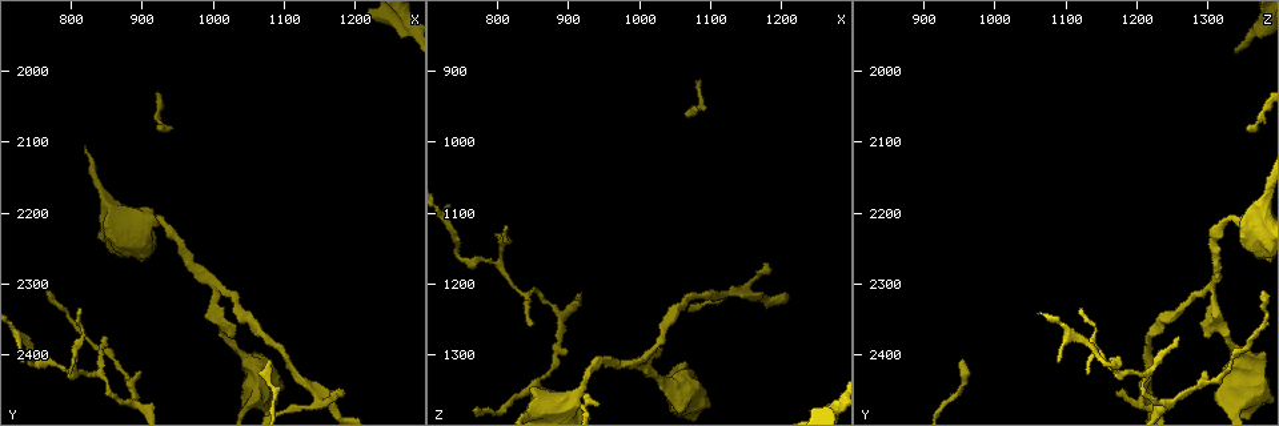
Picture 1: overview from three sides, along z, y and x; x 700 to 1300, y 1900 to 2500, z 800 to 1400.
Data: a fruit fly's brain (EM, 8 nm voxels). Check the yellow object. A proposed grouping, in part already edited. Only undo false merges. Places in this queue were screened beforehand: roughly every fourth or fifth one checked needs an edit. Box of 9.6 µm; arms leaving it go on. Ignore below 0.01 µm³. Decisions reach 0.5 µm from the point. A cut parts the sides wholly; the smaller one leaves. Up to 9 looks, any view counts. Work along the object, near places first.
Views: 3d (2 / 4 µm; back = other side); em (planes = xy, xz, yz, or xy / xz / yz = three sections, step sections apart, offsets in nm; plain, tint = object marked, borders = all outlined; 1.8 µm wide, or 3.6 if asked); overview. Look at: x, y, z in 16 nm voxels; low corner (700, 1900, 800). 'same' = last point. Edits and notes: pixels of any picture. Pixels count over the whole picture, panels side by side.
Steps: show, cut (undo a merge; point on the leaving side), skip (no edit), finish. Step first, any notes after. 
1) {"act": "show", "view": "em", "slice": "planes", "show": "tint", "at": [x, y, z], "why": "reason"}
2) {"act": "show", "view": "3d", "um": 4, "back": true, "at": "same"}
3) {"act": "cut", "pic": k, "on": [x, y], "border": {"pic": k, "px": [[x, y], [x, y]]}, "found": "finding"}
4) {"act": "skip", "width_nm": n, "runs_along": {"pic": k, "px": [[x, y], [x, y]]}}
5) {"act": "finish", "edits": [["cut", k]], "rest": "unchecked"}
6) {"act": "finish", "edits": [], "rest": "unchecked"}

{"act": "show", "view": "3d", "um": 2, "back": true, "at": [1010, 2305, 1300], "why": "three arms meet"}

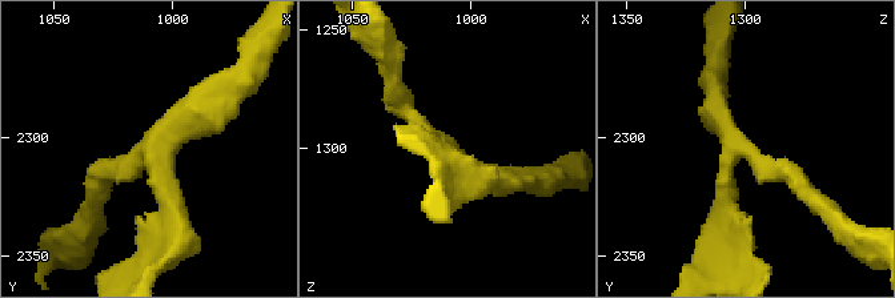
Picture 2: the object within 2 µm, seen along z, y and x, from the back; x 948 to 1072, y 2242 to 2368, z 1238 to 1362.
{"act": "show", "view": "em", "slice": "planes", "show": "tint", "at": [1008, 2305, 1303], "arms": 3, "arm_widths_nm": [170, 190, 190]}

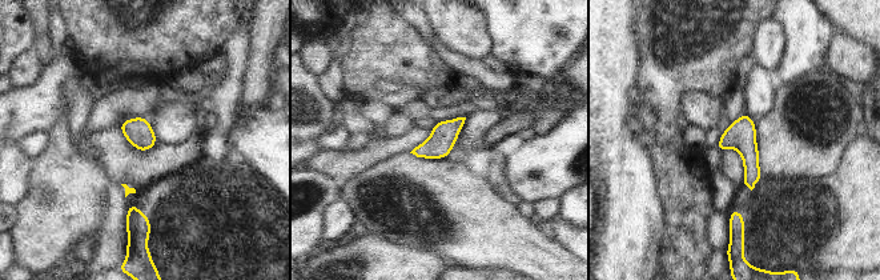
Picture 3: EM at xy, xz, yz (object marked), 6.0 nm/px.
{"act": "skip", "width_nm": 160, "found": "all the same cell"}

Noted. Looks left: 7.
{"act": "show", "view": "3d", "um": 2, "at": [1140, 2455, 1210], "why": "two arms in line, one across"}

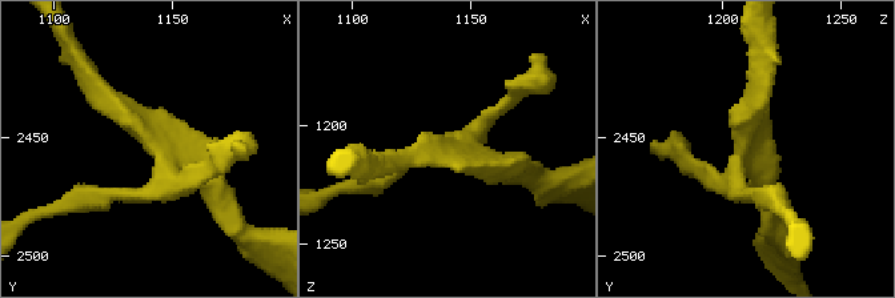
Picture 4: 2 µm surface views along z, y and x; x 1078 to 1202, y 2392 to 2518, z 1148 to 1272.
{"act": "show", "view": "em", "slice": "planes", "show": "borders", "at": [1140, 2451, 1209]}

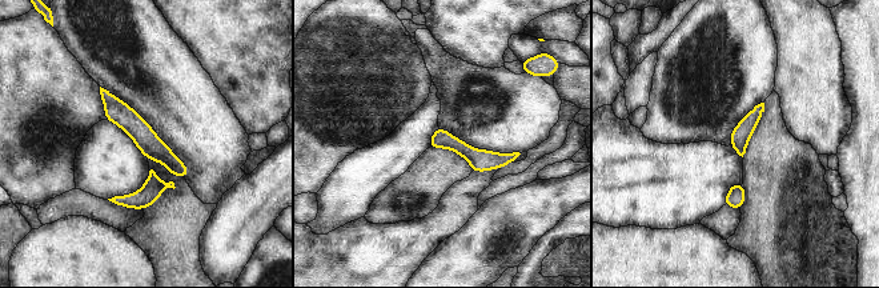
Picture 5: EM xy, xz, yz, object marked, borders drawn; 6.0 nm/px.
{"act": "cut", "pic": 5, "on": [172, 171], "width_nm": 120, "border": {"pic": 5, "px": [[153, 159], [160, 158], [179, 175]]}, "found": "a second cell is stuck on"}

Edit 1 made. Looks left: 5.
{"act": "show", "view": "overview"}

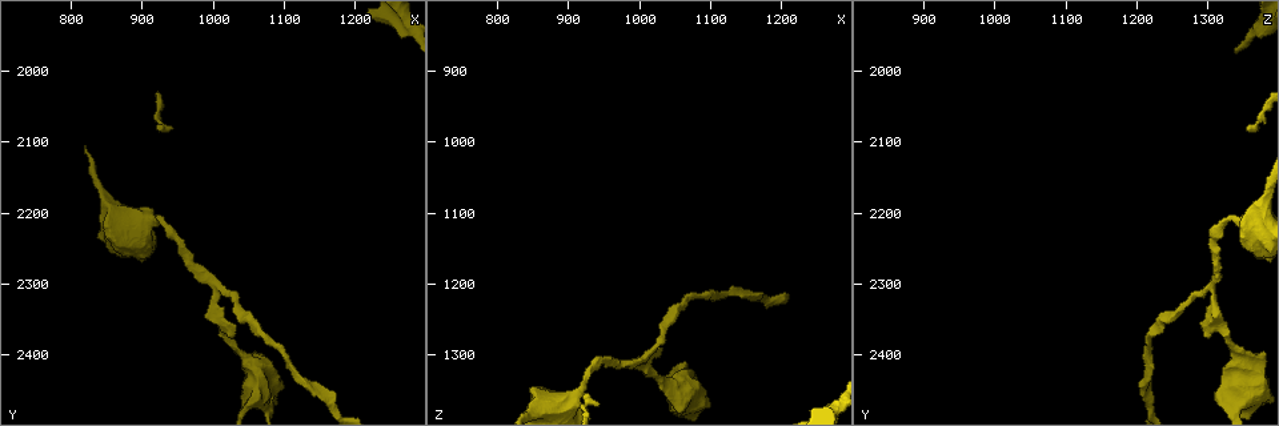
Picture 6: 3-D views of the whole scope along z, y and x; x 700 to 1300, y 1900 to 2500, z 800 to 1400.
{"act": "show", "view": "3d", "um": 4, "at": [1055, 2465, 1340], "why": "calibre changes"}

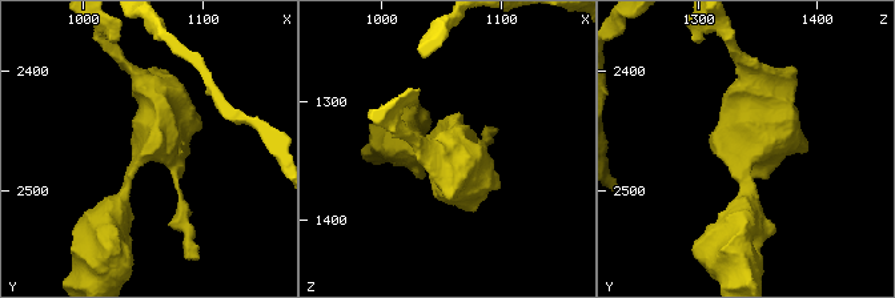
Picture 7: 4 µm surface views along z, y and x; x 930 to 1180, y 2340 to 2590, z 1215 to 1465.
{"act": "show", "view": "em", "um": 3.6, "slice": "xz", "step": 16, "show": "tint", "at": [1056, 2464, 1342]}

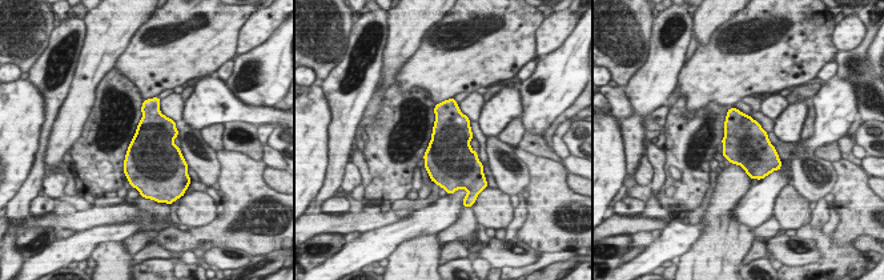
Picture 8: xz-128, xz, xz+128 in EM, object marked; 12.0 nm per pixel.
{"act": "skip", "found": "one cell here"}

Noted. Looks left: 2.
{"act": "finish", "edits": [["cut", 5]], "rest": "unchecked"}

